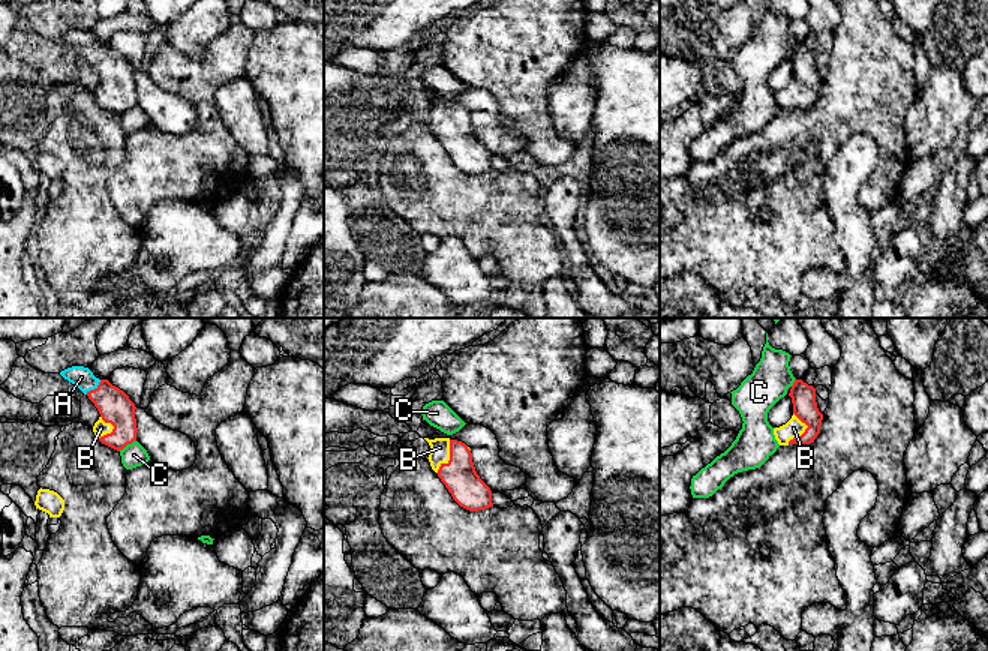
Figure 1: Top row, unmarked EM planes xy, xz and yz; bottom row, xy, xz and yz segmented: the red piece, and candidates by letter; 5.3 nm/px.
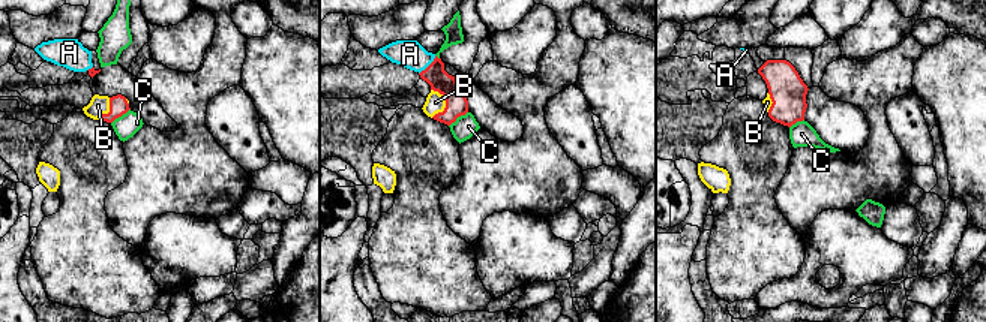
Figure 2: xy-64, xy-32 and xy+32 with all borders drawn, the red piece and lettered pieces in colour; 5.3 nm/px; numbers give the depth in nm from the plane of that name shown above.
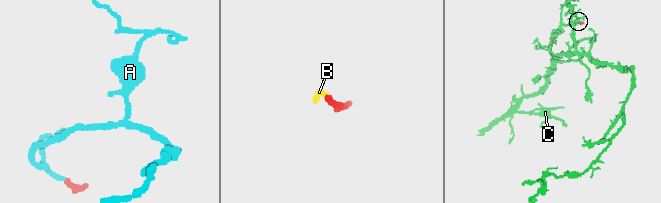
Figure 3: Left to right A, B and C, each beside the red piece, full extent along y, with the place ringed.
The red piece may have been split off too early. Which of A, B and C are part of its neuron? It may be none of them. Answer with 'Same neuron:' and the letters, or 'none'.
Same neuron: A, B

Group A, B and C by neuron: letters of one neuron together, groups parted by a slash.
A B / C

